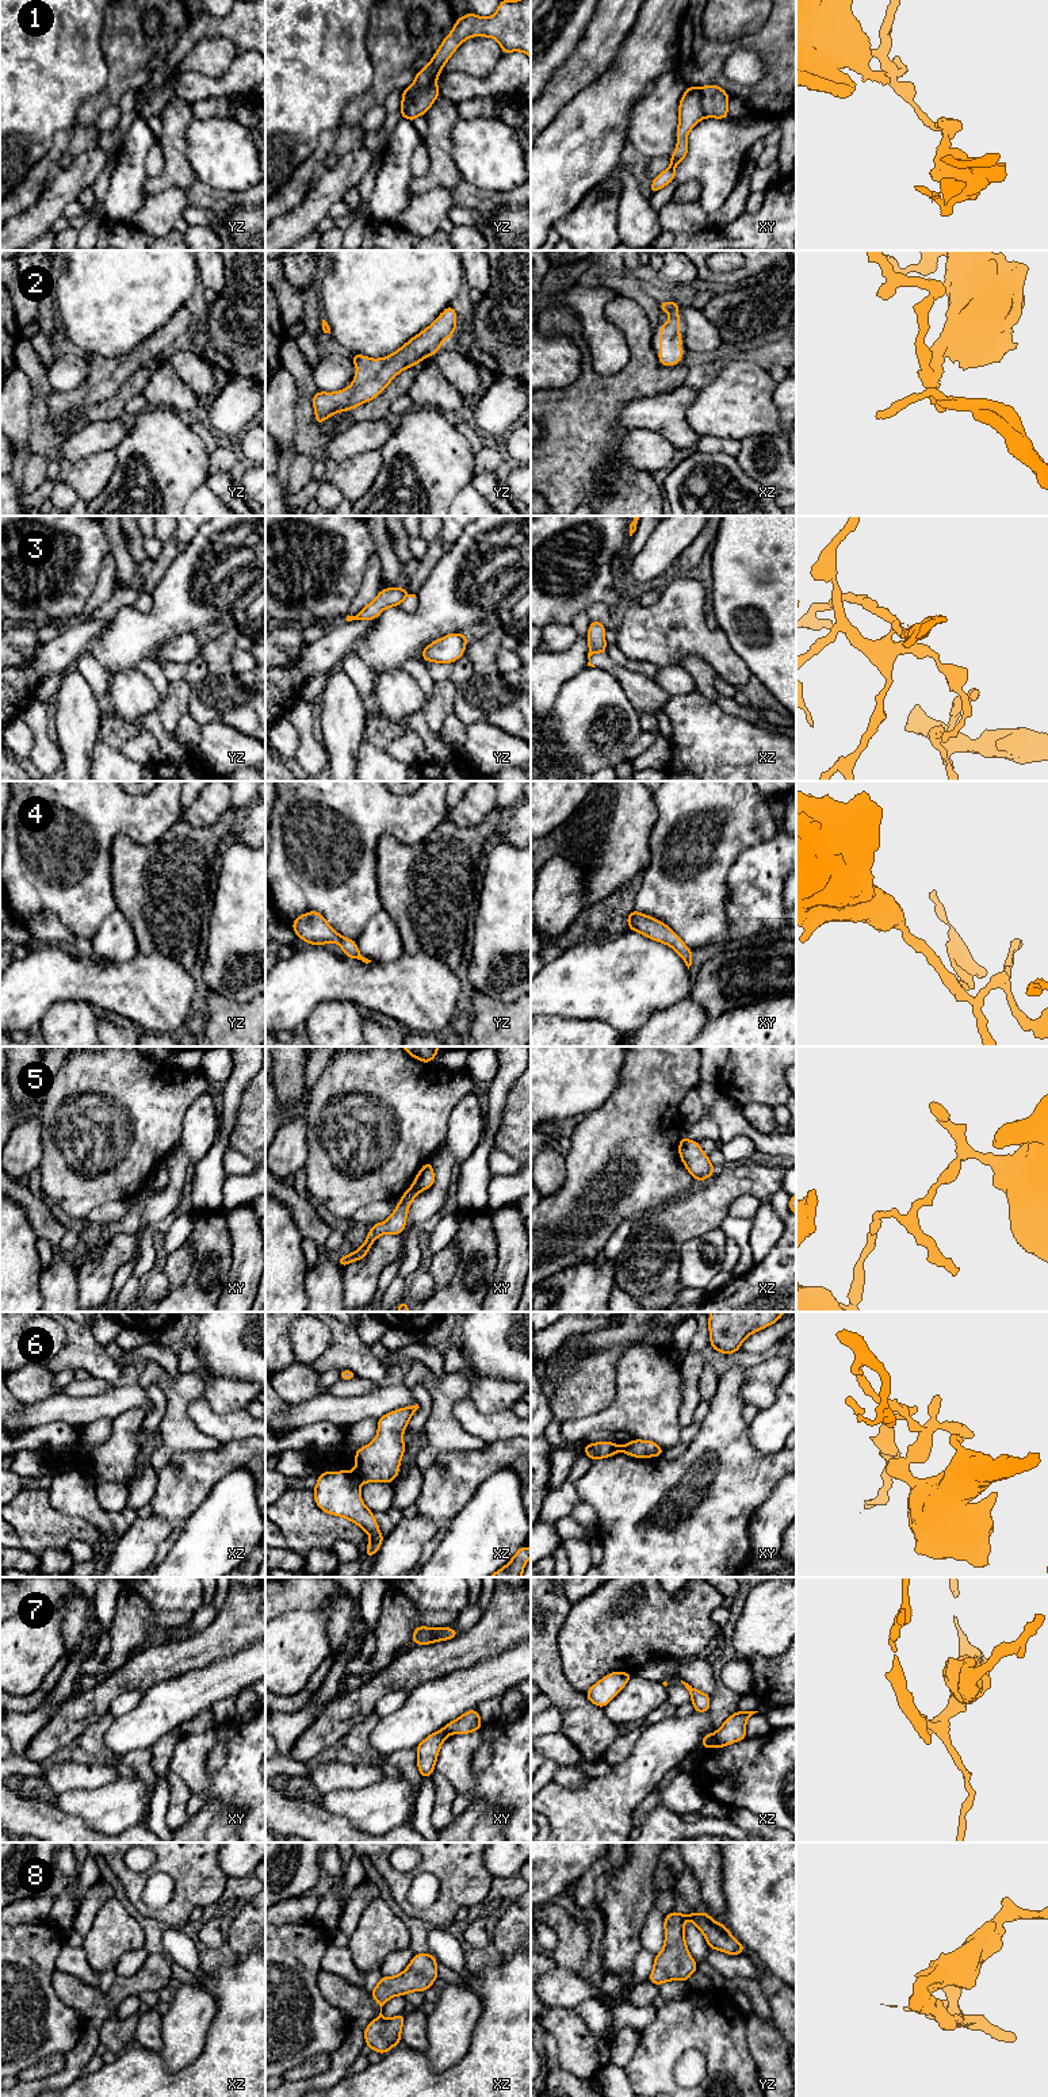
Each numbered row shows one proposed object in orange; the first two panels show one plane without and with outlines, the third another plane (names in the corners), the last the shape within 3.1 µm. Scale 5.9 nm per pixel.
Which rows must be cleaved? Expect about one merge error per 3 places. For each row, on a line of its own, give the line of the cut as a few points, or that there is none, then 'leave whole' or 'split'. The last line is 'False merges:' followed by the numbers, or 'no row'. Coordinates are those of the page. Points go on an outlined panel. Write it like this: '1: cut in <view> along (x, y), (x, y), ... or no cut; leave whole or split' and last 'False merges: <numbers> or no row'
1: cut in yz along (435, 81), (415, 91), (410, 95), (409, 104), (400, 111); split
2: no cut; leave whole
3: cut in yz along (406, 593), (402, 599); split
4: no cut; leave whole
5: cut in xy along (415, 1182), (421, 1189); split
6: cut in xz along (354, 1473), (362, 1481); split
7: cut in xz along (714, 1734), (707, 1745); split
8: no cut; leave whole
False merges: 1, 3, 5, 6, 7

